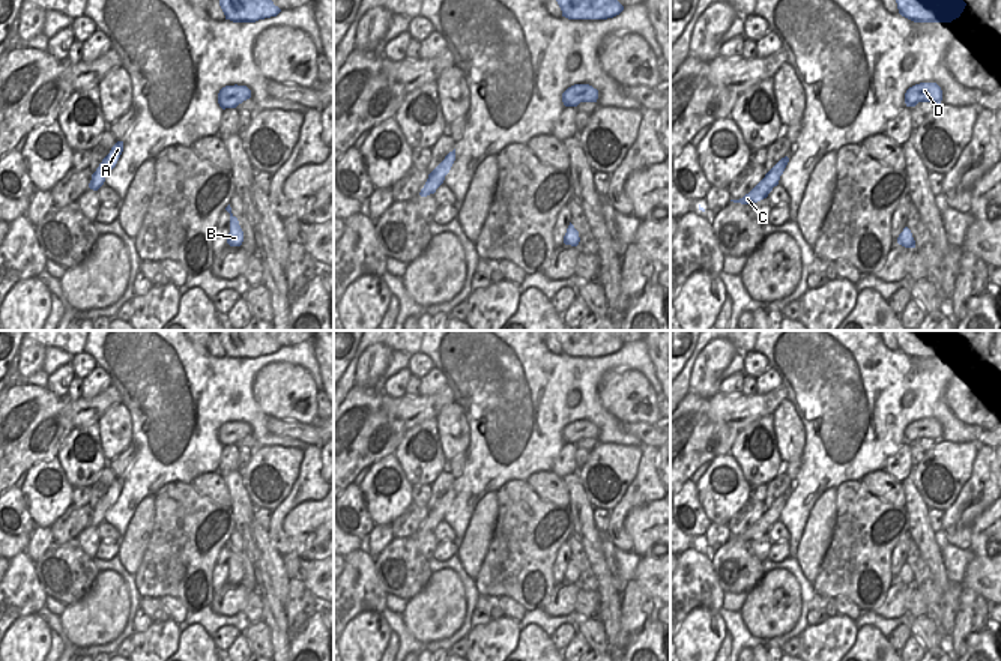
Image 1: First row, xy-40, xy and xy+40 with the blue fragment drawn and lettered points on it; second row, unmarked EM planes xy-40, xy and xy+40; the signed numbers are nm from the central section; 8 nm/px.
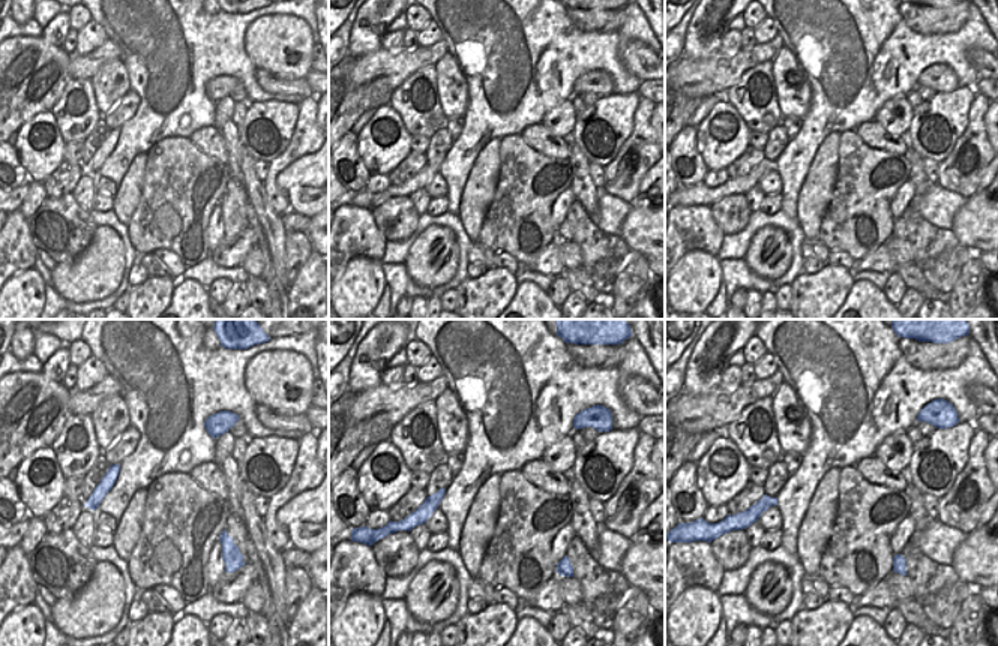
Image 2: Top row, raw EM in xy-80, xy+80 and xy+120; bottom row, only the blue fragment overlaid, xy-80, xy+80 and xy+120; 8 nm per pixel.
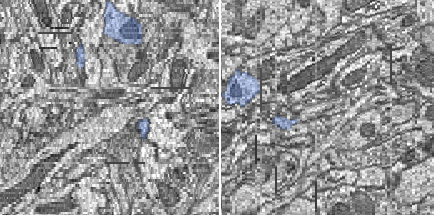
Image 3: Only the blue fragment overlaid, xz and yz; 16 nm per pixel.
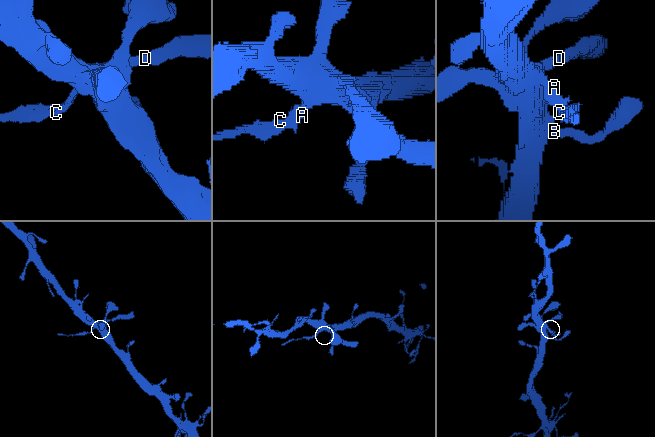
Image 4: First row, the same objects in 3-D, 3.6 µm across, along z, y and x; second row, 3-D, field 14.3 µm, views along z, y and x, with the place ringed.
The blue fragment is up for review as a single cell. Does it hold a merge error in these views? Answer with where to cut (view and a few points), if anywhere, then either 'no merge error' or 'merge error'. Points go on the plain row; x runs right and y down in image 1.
xy (432, 508), (439, 508), (444, 513) | merge error

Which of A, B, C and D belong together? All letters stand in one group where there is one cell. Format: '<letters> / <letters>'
A B D / C

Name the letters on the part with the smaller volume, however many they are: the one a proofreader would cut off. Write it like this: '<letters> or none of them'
C.

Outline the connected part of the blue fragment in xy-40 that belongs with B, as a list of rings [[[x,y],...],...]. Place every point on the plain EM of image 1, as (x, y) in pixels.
[[[230,541],[225,544],[225,547],[230,550],[230,569],[227,572],[227,580],[230,583],[240,583],[243,578],[243,568],[239,562],[237,554],[231,550]]]

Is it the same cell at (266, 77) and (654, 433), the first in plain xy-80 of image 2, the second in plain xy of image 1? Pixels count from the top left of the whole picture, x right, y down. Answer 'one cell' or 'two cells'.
one cell

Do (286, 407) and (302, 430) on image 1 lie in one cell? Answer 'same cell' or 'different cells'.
different cells

